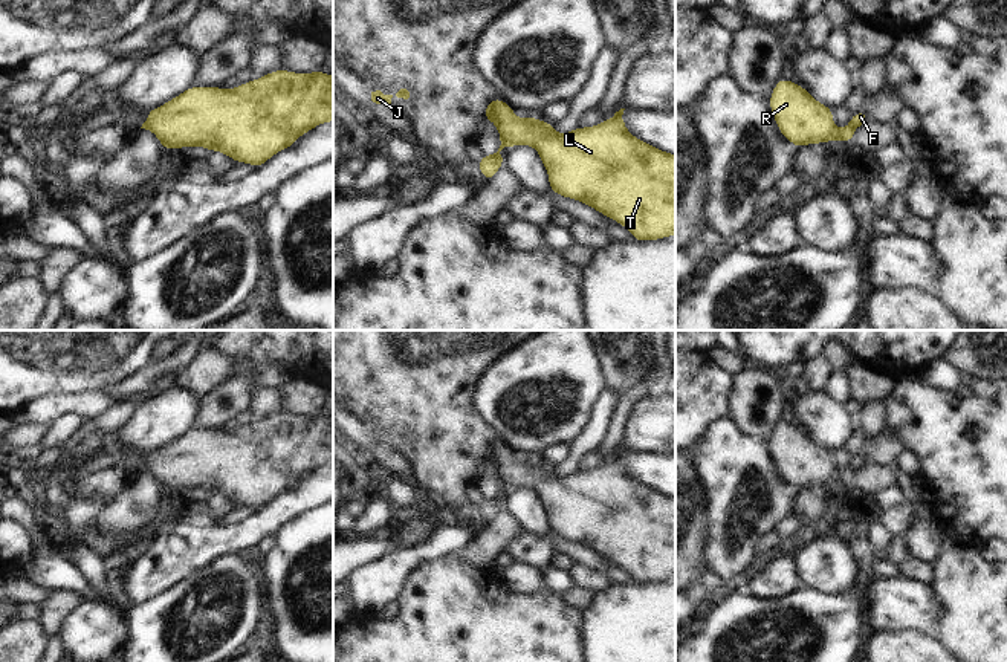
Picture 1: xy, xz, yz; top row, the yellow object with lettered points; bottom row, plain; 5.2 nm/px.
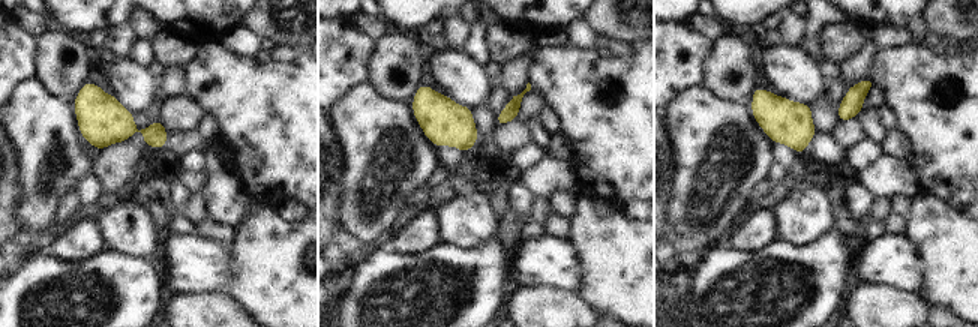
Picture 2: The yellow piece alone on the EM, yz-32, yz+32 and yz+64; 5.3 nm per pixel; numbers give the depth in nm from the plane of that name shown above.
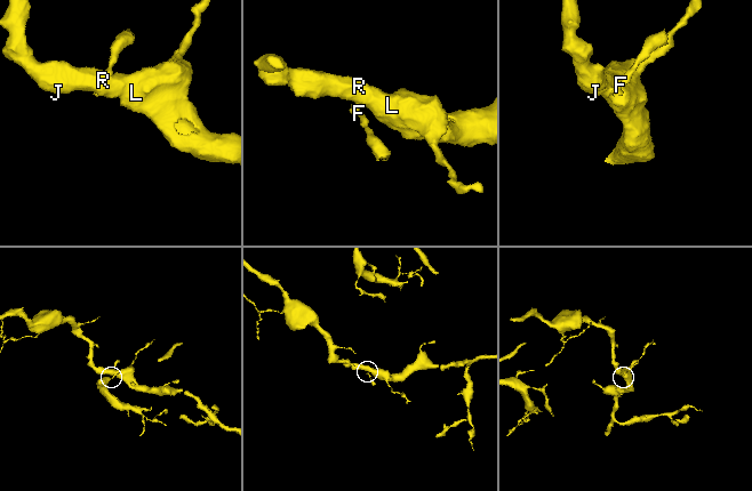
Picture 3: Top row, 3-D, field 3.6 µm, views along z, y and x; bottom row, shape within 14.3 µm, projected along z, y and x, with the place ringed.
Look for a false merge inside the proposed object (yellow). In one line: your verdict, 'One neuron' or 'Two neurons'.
Two neurons.

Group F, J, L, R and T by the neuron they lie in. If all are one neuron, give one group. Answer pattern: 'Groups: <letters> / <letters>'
Groups: F / J L R T.

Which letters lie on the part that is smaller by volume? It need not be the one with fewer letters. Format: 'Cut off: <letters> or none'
Cut off: F

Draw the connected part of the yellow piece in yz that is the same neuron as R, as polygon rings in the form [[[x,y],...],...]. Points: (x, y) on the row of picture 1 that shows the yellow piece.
[[[781,78],[769,102],[779,133],[795,147],[830,142],[836,128],[833,109],[818,102],[795,81]]]

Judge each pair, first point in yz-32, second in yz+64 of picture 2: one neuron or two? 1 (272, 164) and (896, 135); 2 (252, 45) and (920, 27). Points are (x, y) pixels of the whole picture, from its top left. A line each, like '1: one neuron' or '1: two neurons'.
1: two neurons
2: one neuron

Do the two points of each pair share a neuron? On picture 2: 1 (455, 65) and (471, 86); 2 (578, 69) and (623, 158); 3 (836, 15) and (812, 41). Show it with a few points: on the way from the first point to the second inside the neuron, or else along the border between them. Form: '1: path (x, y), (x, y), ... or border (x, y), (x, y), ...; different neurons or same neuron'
1: path (455, 69), (467, 81); same neuron
2: path (587, 92), (623, 131), (623, 135); same neuron
3: path (827, 15), (812, 32); same neuron

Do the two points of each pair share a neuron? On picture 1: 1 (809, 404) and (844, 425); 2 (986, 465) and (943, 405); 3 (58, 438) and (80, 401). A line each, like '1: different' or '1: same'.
1: same
2: same
3: different

